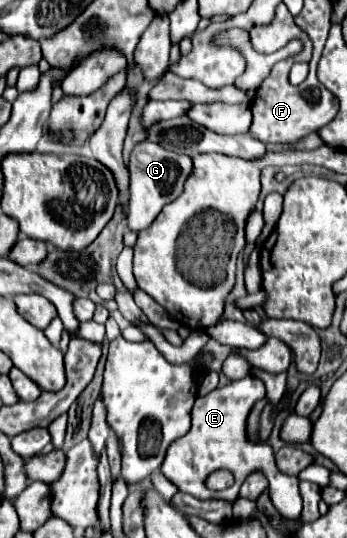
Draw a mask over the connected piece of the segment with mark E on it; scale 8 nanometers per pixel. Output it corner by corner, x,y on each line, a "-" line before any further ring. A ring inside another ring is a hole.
252,375
240,379
240,381
230,381
222,389
214,389
212,393
198,397
194,407
192,407
192,429
182,437
176,439
164,457
162,463
162,473
178,485
180,491
190,493
196,499
228,499
234,501
238,497
238,489
246,475
262,471
270,483
270,497
276,499
276,509
288,517
296,519
302,513
302,499
298,491
298,477
284,475
276,469
274,463
274,451
270,445
260,445
260,443
250,443
246,439
246,417
250,413
250,407
258,401
264,399
266,389
264,383
-
216,469
228,469
234,475
234,485
224,489
224,491
210,491
206,487
206,479
212,471

